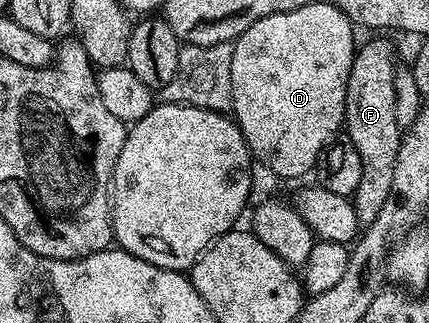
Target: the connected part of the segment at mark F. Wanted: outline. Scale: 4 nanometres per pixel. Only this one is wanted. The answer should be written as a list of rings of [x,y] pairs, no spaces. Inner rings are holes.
[[[378,34],[375,40],[359,47],[354,53],[352,70],[346,87],[346,119],[344,132],[360,153],[360,186],[353,194],[359,225],[368,226],[380,214],[380,206],[392,195],[392,173],[402,145],[403,130],[396,124],[396,89],[394,79],[399,69],[394,66],[394,44]]]

